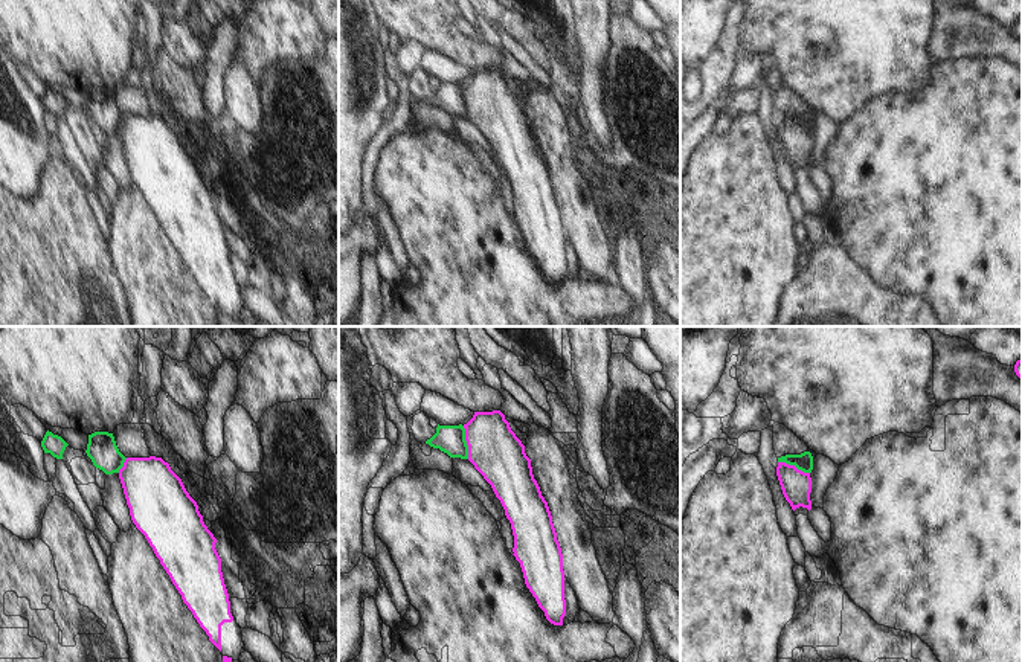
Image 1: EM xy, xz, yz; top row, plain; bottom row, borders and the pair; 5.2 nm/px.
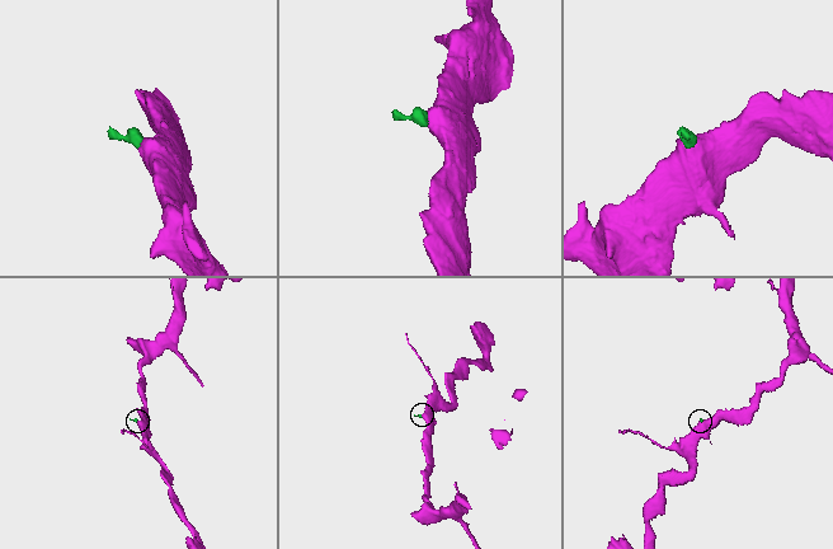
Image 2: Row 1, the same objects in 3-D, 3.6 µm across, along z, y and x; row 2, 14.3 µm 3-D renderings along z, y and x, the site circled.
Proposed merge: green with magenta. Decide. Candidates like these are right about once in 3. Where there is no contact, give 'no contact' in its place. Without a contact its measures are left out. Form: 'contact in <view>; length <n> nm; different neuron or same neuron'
contact in xz; length 180 nm; different neuron

